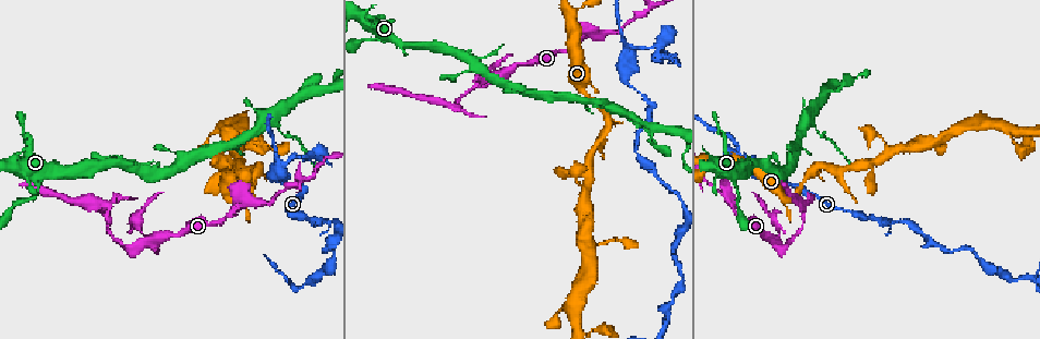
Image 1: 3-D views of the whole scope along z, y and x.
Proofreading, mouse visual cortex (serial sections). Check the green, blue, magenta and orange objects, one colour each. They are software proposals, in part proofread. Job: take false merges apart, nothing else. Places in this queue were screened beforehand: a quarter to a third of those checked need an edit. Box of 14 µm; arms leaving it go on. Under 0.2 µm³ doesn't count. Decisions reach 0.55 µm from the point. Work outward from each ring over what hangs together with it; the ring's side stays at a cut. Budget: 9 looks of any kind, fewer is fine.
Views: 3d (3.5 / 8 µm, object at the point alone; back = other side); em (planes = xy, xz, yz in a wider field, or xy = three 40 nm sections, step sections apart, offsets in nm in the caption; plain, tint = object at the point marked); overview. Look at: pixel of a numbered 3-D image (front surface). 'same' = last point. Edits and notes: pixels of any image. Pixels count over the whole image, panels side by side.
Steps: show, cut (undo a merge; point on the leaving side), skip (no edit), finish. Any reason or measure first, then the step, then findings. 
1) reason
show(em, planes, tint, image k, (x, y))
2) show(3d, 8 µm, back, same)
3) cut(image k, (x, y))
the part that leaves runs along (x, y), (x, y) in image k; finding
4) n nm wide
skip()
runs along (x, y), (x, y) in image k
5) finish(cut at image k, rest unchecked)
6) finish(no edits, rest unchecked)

abrupt turn
show(3d, 3.5 µm, image 1, (606, 120))

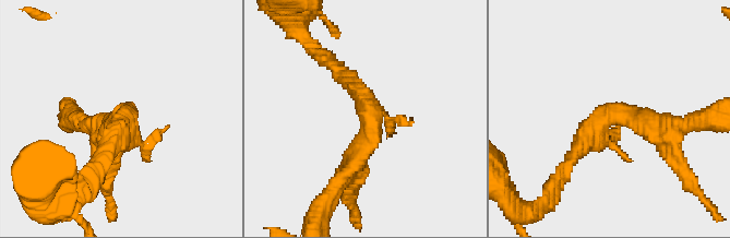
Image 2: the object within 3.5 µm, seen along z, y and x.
show(em, xy, step 1, tint, image 2, (123, 115))

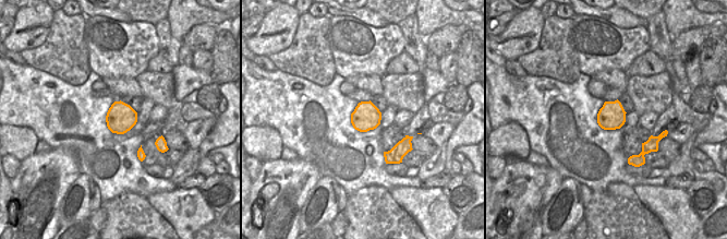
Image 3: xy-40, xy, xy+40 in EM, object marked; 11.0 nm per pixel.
skip()
runs along (565, 166), (608, 116), (671, 129) in image 2; all the same cell

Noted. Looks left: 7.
arms part here
show(em, xy, step 2, tint, image 1, (626, 60))

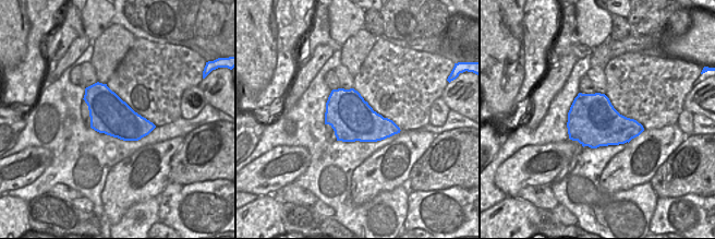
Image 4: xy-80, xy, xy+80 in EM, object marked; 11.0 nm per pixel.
see where the arms go
show(3d, 3.5 µm, back, same)

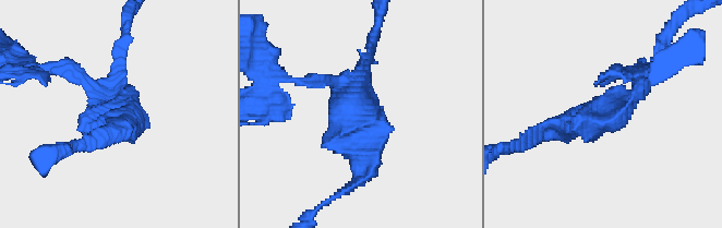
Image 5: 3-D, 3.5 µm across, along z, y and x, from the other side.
skip()
runs along (548, 130), (621, 114), (637, 70) in image 5; one cell here

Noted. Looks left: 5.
thin neck
show(em, xy, step 1, tint, image 1, (286, 211))

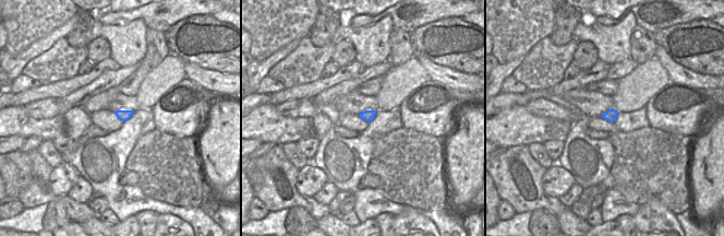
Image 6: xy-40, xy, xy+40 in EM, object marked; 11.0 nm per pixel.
see where the arms go
show(3d, 3.5 µm, same)

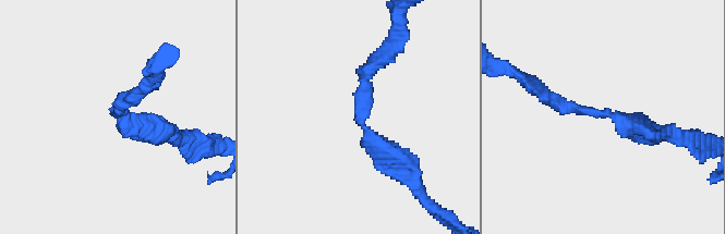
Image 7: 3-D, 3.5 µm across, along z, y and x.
arms of 200, 300 nm
skip()
runs along (548, 96), (661, 136) in image 7; all the same cell

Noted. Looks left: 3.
calibre changes
show(3d, 3.5 µm, image 1, (781, 248))

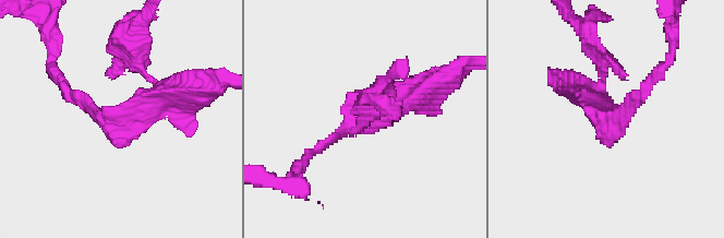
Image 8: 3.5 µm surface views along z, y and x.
skip()
one cell here

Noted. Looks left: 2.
finish(no edits, rest unchecked)

